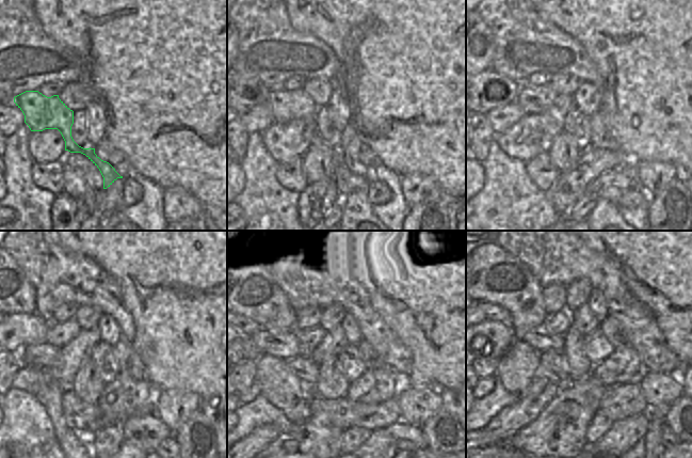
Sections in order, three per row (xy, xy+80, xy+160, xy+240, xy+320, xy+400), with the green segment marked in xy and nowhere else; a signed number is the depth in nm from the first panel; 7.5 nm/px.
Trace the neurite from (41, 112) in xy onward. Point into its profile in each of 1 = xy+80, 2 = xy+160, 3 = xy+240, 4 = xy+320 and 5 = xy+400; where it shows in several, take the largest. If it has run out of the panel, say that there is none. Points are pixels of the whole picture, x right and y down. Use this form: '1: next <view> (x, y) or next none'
1: next xy+80 (286, 106)
2: next xy+160 (533, 98)
3: next xy+240 (60, 333)
4: next xy+320 (309, 331)
5: next xy+400 (559, 322)

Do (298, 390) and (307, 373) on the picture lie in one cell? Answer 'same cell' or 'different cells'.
different cells

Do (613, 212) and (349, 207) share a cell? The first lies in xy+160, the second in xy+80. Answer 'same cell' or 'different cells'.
same cell

